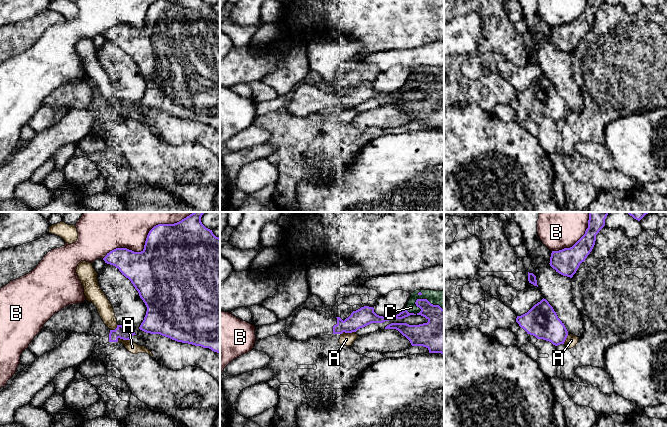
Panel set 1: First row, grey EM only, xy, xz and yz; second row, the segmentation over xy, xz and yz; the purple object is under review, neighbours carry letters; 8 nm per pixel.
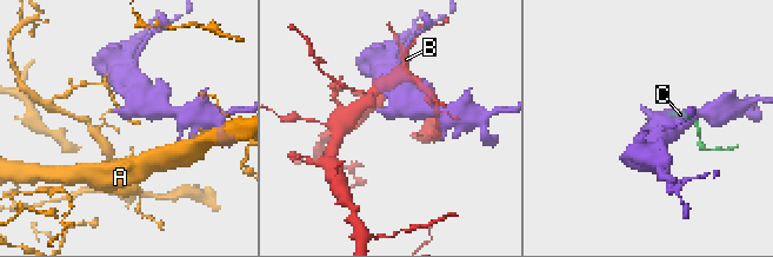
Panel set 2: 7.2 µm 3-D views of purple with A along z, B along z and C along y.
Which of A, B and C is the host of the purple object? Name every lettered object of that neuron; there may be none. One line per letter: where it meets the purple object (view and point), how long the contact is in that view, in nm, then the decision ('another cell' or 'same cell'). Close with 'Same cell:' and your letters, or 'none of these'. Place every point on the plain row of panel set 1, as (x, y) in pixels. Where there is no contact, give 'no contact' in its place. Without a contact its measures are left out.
A: meets purple in xy at (123, 115); contact 110 nm long; another cell
B: meets purple in xy at (135, 28); contact 550 nm long; another cell
C: meets purple in xz at (417, 75); contact 320 nm long; another cell
Same cell: none of these

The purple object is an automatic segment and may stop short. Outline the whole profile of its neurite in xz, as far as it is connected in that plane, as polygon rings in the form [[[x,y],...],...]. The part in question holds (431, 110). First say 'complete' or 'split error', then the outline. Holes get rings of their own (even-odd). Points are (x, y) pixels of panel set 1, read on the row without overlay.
complete | [[[417,75],[416,82],[421,85],[417,91],[425,93],[428,98],[419,101],[409,101],[407,99],[391,99],[385,105],[396,105],[405,112],[412,122],[423,122],[429,129],[444,130],[444,85],[439,81],[431,80],[427,75]]]

